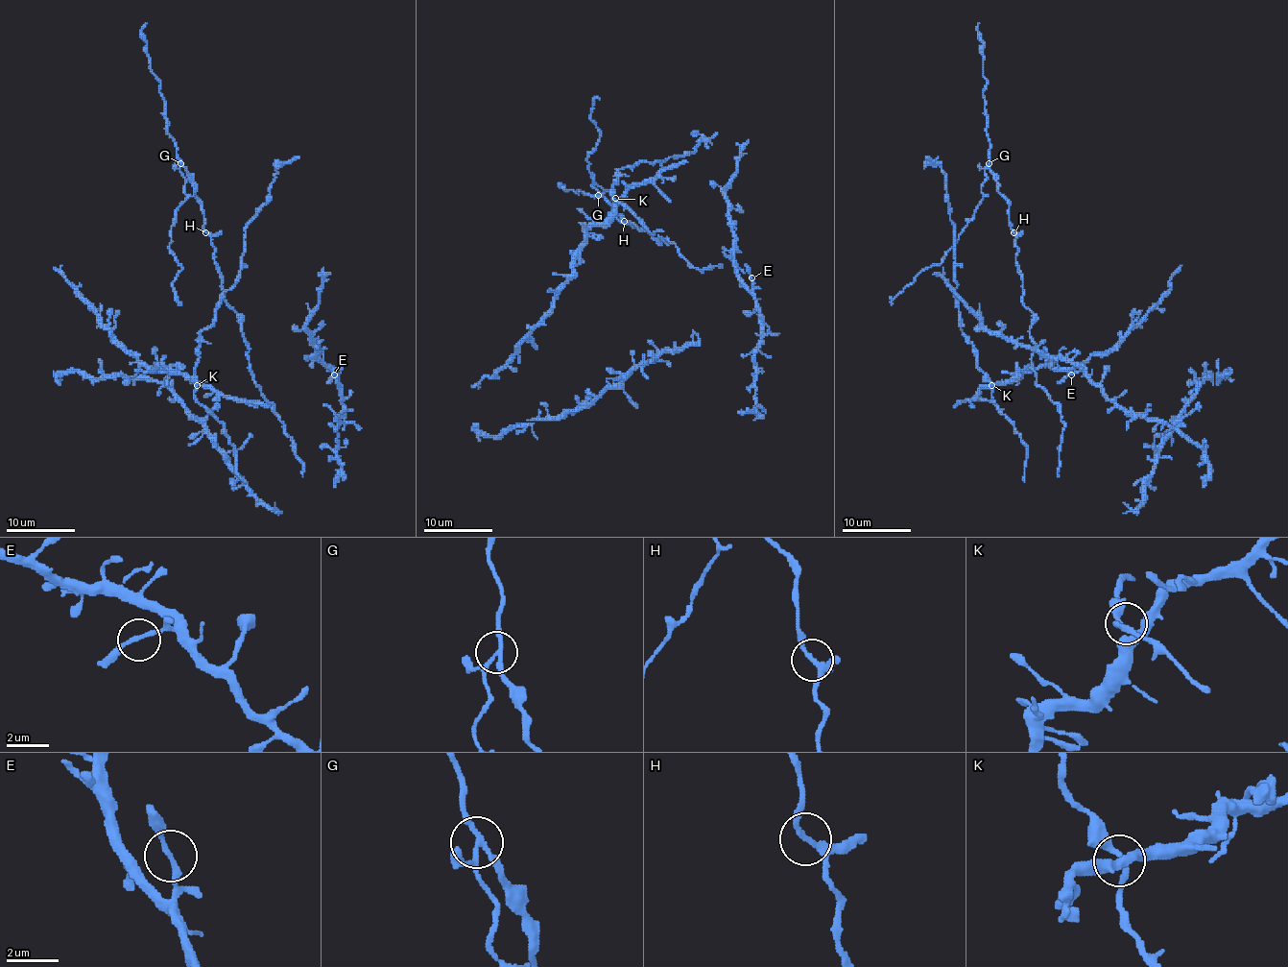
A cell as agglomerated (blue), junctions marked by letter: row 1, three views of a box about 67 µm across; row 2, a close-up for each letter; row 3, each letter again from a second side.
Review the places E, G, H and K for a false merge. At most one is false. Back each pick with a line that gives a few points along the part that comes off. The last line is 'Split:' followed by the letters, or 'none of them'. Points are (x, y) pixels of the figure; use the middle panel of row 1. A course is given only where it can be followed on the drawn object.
G: Course of the part to remove: (598, 195), (605, 189), (594, 181), (587, 162), (599, 131), (590, 119), (590, 108), (599, 98)
Split: G

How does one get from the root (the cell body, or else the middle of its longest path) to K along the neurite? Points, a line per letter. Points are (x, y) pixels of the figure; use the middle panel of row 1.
K: (609, 212), (615, 198)

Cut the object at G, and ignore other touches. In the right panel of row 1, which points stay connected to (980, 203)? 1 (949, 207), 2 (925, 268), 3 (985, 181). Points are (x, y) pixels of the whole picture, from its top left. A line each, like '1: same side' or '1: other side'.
1: other side
2: same side
3: same side

